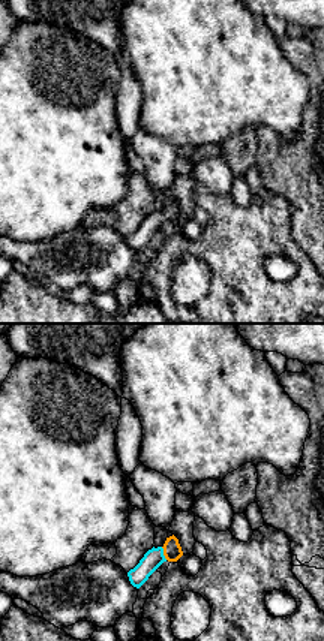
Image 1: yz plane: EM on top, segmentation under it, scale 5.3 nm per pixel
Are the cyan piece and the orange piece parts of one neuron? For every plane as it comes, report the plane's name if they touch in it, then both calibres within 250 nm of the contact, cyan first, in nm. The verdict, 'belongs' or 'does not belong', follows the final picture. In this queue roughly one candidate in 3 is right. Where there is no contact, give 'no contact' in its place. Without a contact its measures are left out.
meets cyan in yz; 100 nm thick on the cyan side, 100 nm on the other

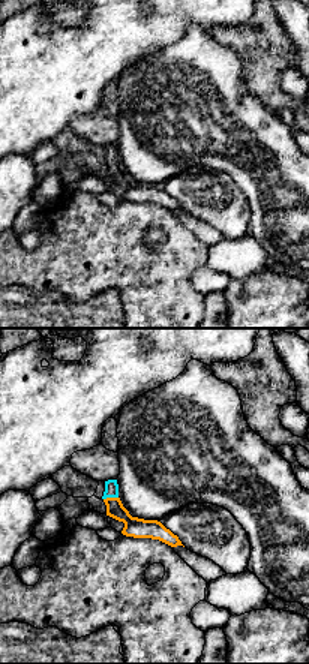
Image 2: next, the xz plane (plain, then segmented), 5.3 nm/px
meets cyan in xz; 80 nm thick on the cyan side, 110 nm on the other

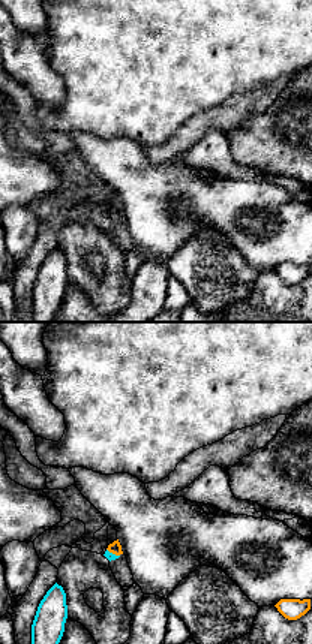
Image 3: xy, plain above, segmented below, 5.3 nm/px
meets cyan in xy; 50 nm thick on the cyan side, 60 nm on the other

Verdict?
belongs

